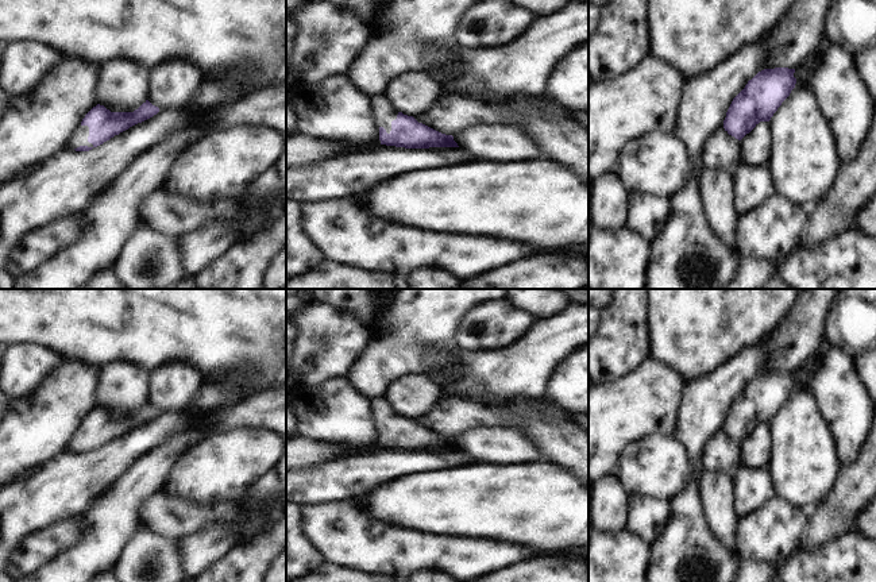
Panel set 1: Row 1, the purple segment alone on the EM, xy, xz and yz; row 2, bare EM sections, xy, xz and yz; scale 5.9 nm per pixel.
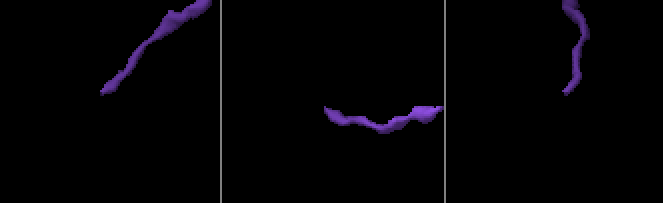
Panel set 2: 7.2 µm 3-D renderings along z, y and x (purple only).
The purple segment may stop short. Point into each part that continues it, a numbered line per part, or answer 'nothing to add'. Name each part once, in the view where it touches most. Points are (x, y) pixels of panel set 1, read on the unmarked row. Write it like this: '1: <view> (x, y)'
1: xy (80, 440)

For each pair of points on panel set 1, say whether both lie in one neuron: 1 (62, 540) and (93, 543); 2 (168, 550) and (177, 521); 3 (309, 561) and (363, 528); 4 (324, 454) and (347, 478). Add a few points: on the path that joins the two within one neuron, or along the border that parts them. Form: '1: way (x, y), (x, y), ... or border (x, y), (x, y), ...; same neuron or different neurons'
1: border (81, 517), (80, 539), (51, 561); different neurons
2: border (143, 524), (176, 542); different neurons
3: border (304, 525), (304, 532), (327, 561); different neurons
4: border (354, 451), (300, 467); different neurons

